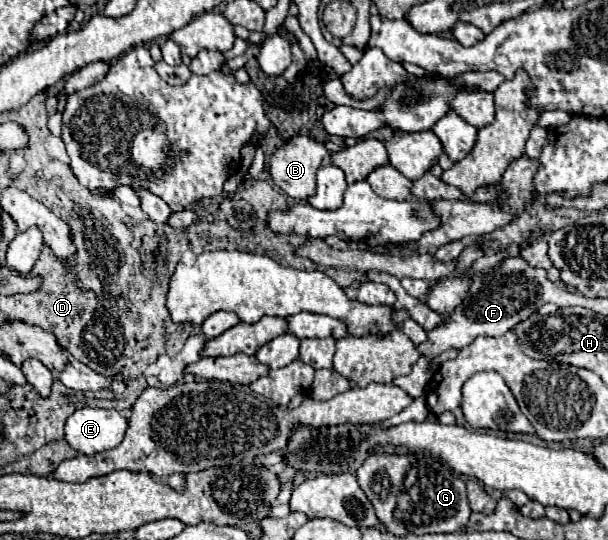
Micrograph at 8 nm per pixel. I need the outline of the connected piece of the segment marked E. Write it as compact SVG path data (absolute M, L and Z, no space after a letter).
M82 407L66 419L64 437L74 451L96 455L116 447L124 439L124 427L128 427L128 419L114 409Z

